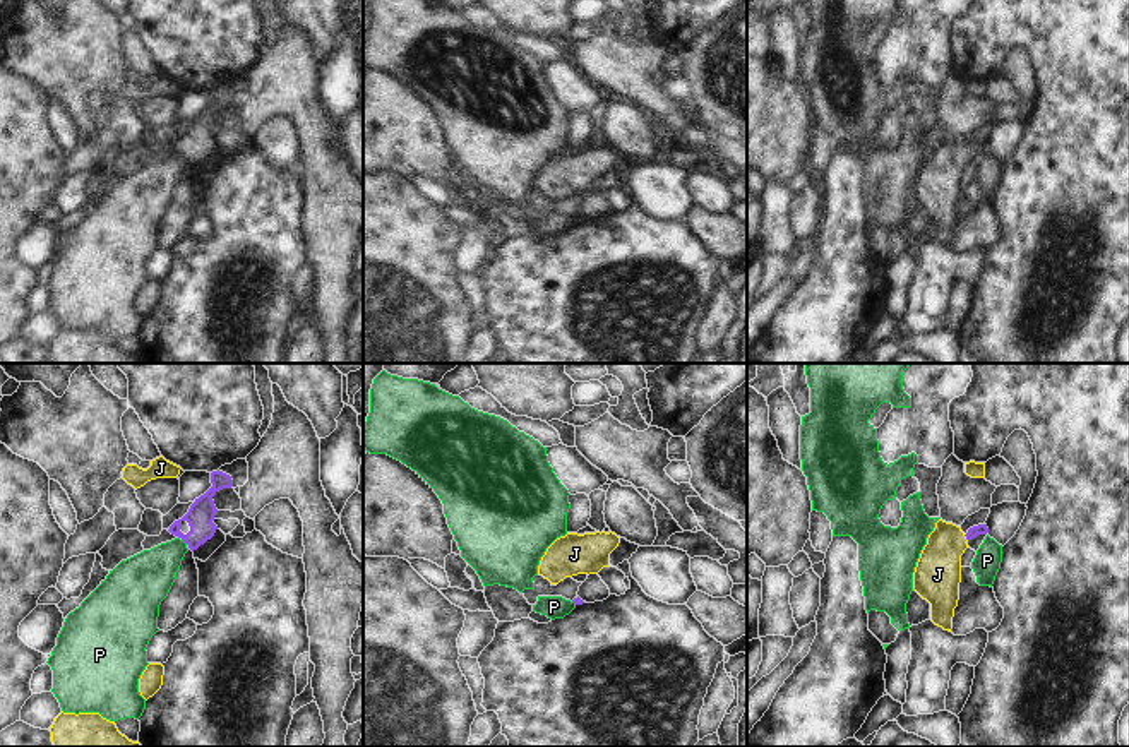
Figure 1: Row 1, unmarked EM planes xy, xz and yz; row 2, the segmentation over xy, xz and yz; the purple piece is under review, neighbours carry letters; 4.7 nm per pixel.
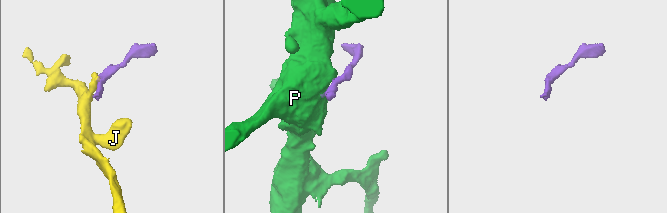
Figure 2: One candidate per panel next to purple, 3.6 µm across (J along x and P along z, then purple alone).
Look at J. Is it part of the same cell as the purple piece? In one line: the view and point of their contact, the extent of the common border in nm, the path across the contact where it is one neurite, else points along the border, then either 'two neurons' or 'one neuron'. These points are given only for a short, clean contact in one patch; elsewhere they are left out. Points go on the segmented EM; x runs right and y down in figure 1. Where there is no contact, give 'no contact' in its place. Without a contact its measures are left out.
meets purple in yz at (967, 538); contact 40 nm long; runs through yz (973, 531), (967, 538), (939, 564), (937, 574); one neuron

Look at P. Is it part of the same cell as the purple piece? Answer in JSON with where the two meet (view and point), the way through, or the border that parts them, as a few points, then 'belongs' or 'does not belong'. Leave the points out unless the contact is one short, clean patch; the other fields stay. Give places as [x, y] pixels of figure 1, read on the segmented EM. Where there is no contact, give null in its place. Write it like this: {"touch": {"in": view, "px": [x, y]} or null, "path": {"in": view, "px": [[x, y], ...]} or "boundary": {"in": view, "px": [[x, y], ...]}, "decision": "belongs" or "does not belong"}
{"touch": {"in": "xy", "px": [185, 542]}, "boundary": {"in": "xy", "px": [[182, 538], [187, 543]]}, "decision": "does not belong"}

